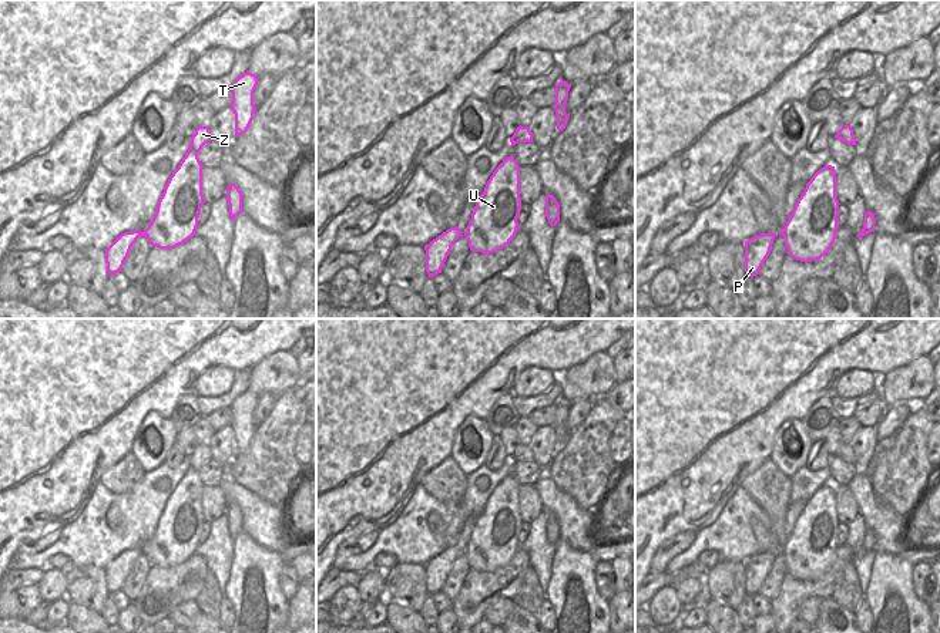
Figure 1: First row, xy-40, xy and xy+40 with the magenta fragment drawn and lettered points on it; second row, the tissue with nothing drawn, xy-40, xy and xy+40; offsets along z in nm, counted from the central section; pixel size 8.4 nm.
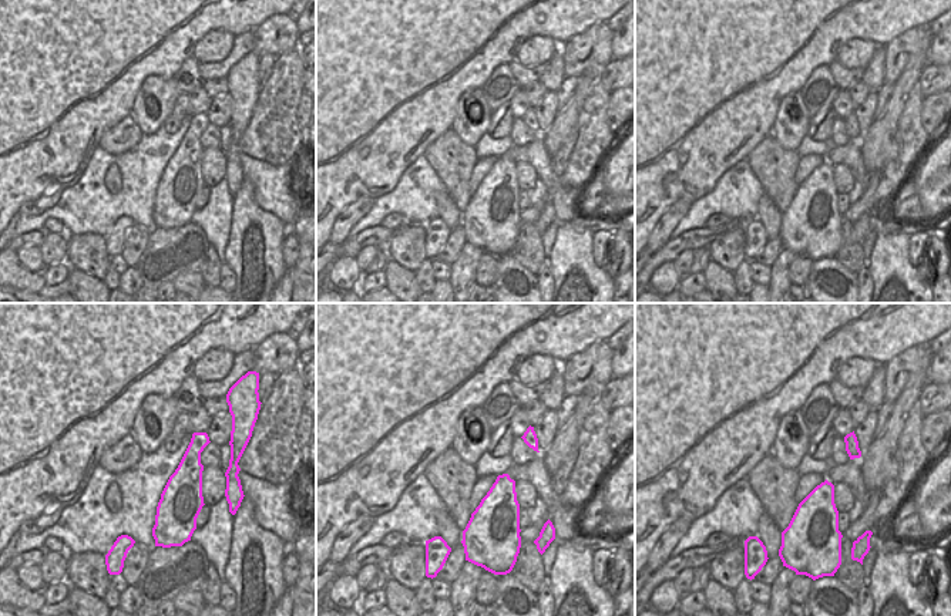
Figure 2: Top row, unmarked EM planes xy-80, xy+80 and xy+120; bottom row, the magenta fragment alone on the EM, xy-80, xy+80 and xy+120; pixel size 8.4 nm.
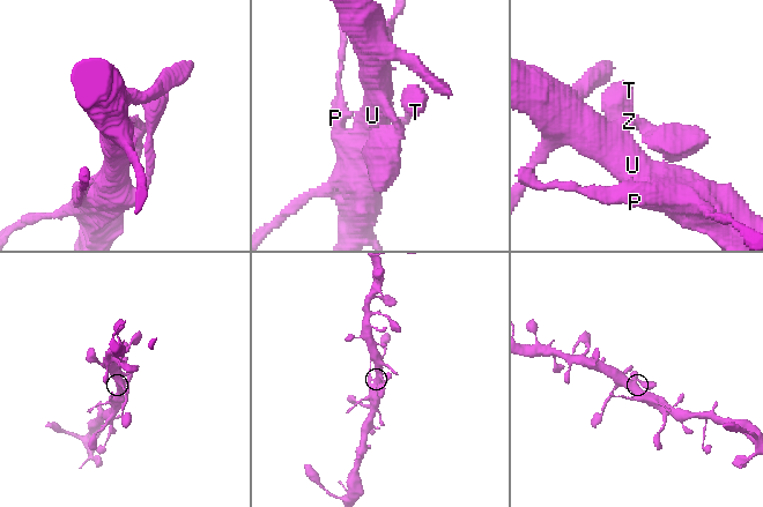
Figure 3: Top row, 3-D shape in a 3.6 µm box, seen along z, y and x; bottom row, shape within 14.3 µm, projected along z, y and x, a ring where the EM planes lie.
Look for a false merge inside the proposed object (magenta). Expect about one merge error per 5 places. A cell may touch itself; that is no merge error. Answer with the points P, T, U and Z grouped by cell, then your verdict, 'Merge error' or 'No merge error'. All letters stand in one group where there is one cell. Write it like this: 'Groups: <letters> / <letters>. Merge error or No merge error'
Groups: P T U Z. No merge error.

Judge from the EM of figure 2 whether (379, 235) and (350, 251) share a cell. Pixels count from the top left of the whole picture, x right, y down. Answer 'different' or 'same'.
same

